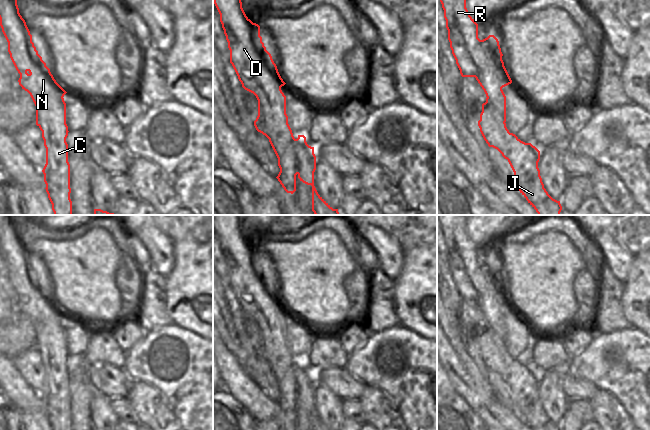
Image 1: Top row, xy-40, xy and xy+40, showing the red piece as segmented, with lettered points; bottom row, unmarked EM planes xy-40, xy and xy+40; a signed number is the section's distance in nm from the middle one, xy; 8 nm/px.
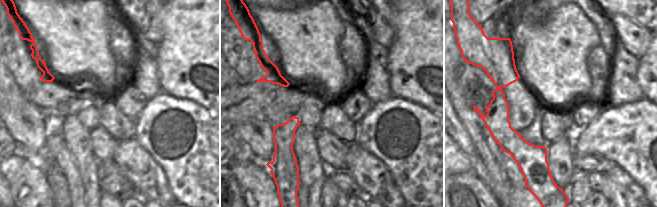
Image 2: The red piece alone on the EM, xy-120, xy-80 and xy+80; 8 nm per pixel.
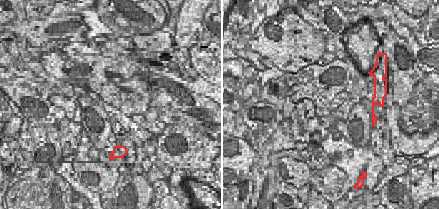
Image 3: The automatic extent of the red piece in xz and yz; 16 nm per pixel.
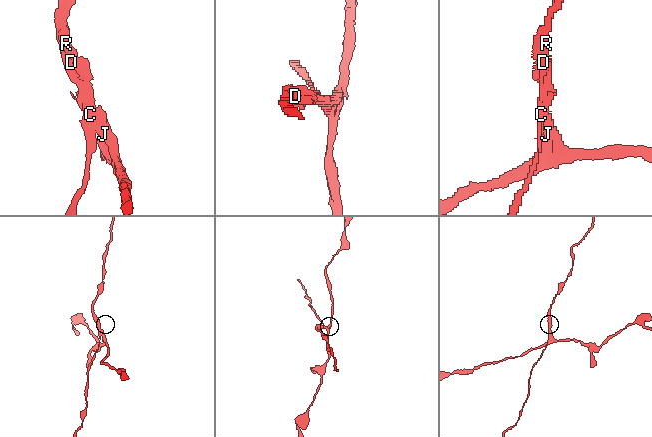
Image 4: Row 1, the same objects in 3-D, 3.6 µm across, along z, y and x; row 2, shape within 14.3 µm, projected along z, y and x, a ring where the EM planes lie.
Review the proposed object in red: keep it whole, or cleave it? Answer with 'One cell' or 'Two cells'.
Two cells.

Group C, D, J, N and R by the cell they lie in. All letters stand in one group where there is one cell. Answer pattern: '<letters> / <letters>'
C D N R / J

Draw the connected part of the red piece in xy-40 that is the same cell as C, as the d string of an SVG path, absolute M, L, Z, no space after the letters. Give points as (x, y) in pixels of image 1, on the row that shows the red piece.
M0 0L0 26L8 42L10 58L20 74L19 85L30 94L36 106L36 117L40 118L44 130L42 138L46 148L46 164L42 172L52 210L54 215L72 215L70 164L66 142L69 131L66 124L66 103L63 98L67 92L56 82L50 69L38 54L26 22L19 13L17 0Z

